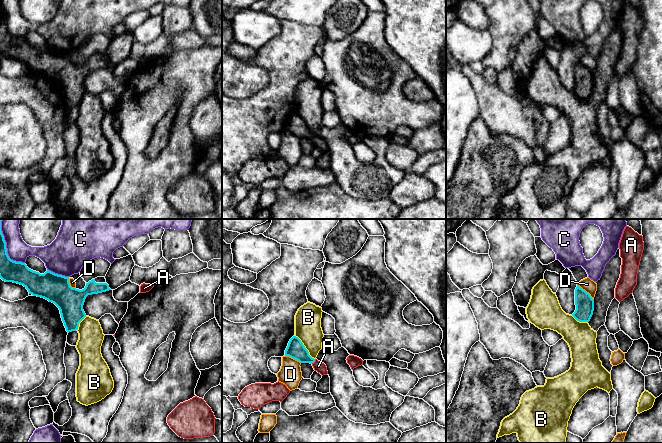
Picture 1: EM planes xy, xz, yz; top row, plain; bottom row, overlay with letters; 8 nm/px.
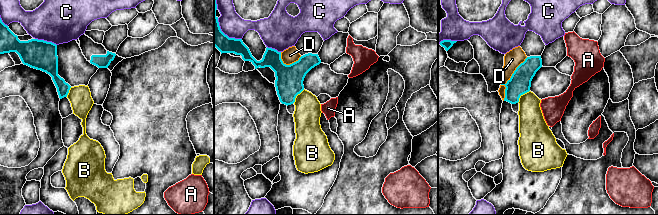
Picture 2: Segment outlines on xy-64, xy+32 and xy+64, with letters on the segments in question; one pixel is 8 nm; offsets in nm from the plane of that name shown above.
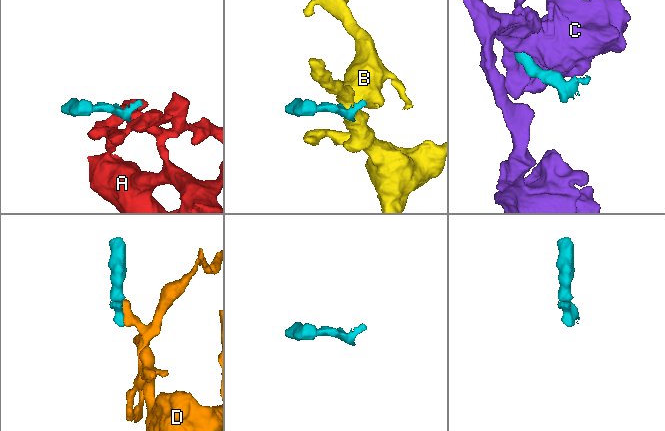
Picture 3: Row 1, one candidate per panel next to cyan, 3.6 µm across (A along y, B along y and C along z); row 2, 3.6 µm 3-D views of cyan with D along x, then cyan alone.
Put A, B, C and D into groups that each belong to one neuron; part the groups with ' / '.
A / B / C / D

